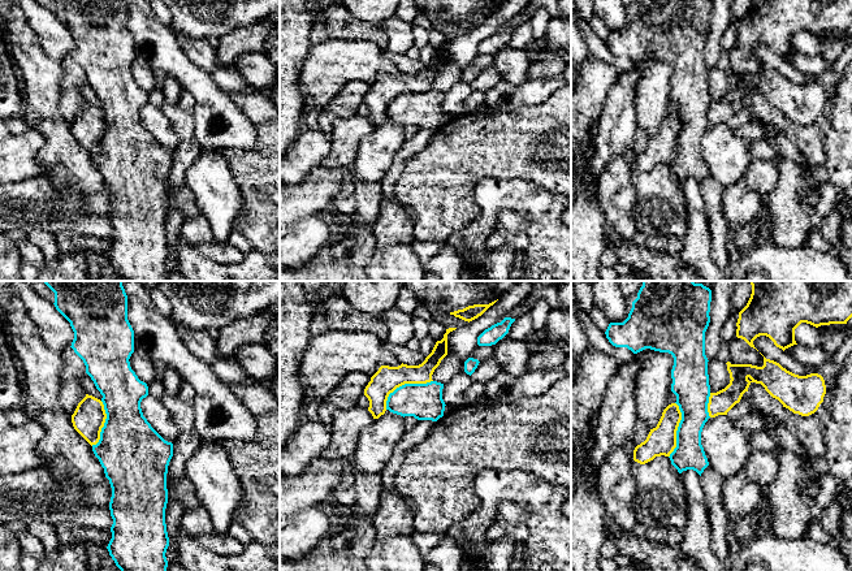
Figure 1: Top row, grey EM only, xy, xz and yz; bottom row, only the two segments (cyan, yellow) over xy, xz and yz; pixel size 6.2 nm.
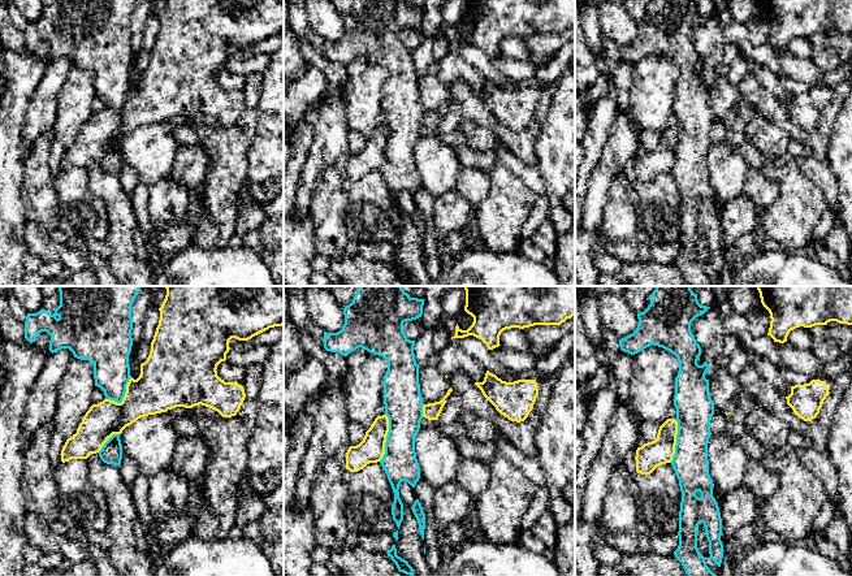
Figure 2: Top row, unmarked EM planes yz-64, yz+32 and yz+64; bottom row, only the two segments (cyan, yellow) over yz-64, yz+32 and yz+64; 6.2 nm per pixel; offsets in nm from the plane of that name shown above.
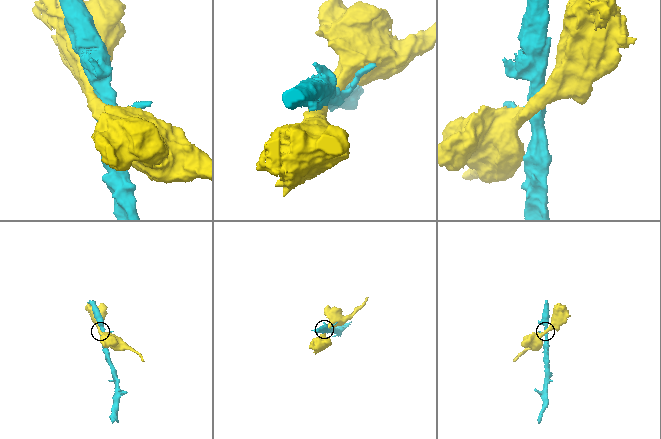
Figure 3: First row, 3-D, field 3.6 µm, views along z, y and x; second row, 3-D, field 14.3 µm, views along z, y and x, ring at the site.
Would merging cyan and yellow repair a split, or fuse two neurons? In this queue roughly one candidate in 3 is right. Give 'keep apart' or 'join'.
keep apart

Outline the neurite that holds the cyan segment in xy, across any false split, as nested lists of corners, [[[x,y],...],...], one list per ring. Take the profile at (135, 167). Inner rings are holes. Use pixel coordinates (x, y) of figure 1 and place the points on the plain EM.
[[[125,0],[53,1],[56,18],[74,40],[70,56],[83,69],[86,82],[103,104],[107,122],[100,148],[92,153],[92,160],[112,196],[109,264],[121,281],[166,281],[166,182],[173,152],[151,135],[140,117],[142,108],[148,104],[148,95],[138,87],[129,70],[134,61],[134,39],[127,29],[127,4]]]

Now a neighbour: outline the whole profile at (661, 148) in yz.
[[[676,112],[669,113],[657,133],[650,138],[646,148],[633,159],[633,169],[645,173],[656,165],[670,165],[676,156],[676,139],[682,129],[682,121]]]

